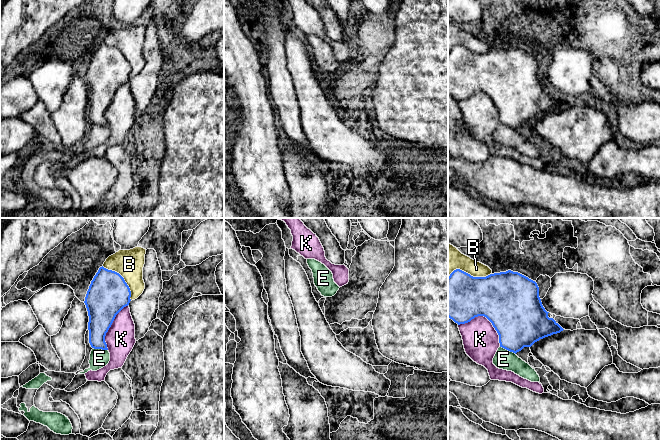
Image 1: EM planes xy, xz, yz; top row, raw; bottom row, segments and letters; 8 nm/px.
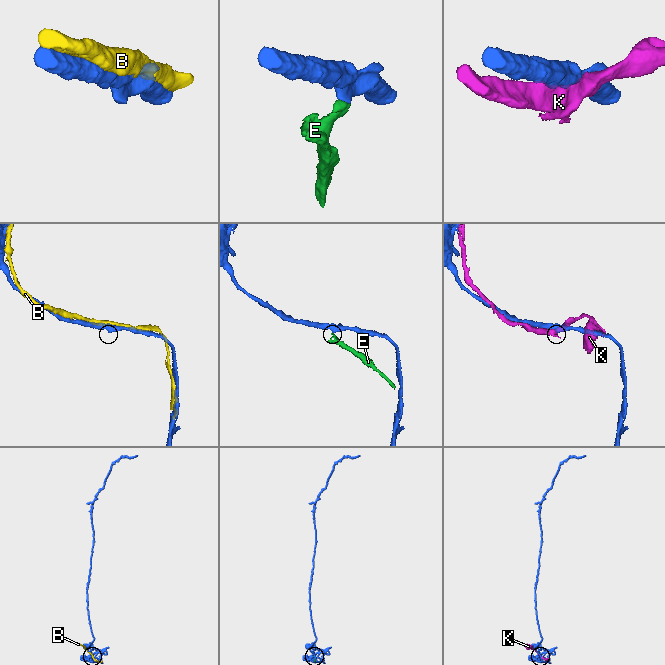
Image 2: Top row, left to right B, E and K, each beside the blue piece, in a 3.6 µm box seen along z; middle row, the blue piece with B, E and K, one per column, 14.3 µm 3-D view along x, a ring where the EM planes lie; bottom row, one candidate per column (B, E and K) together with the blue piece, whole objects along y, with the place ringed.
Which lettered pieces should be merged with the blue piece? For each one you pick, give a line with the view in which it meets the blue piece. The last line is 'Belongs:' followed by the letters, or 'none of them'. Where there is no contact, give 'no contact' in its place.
Belongs: none of them

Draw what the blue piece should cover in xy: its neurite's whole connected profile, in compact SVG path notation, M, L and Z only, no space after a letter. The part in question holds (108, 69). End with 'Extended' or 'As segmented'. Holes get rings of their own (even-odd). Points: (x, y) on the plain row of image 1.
M103 42L99 44L84 77L89 92L89 119L92 124L108 126L106 109L116 91L129 81L130 73L130 64L119 49Z. As segmented

